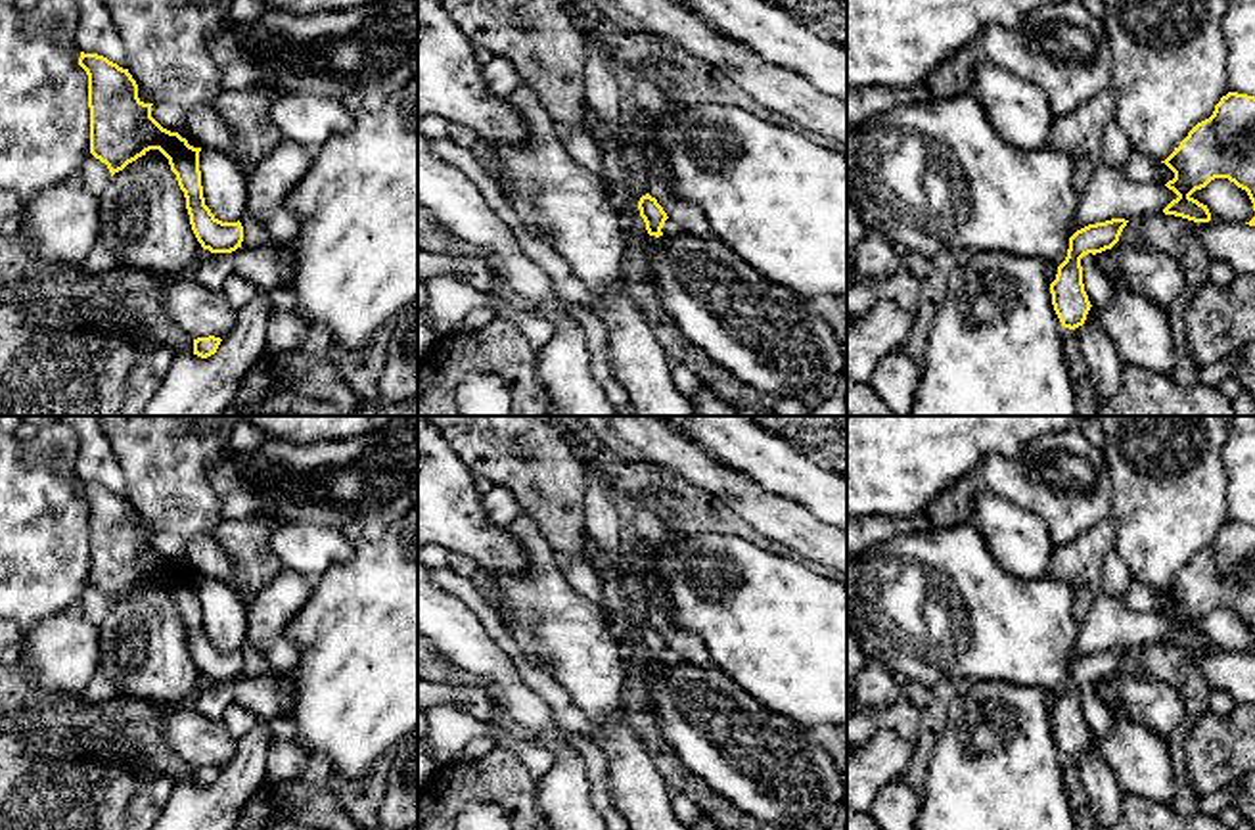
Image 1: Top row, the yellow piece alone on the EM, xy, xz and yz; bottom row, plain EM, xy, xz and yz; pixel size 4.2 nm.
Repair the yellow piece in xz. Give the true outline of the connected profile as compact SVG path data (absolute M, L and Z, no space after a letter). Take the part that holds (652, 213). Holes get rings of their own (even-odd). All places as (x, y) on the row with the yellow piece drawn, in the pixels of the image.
M646 194L638 201L638 209L640 209L640 217L646 222L648 234L655 238L663 236L661 228L669 217L663 211L663 207L657 203L657 199Z

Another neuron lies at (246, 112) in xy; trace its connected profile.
M272 88L232 90L218 96L215 111L232 130L238 165L259 165L284 140L270 117L280 96L282 92Z

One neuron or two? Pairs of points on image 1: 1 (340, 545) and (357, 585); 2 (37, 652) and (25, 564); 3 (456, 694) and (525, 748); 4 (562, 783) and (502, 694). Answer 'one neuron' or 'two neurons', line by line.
1: two neurons
2: two neurons
3: two neurons
4: one neuron

